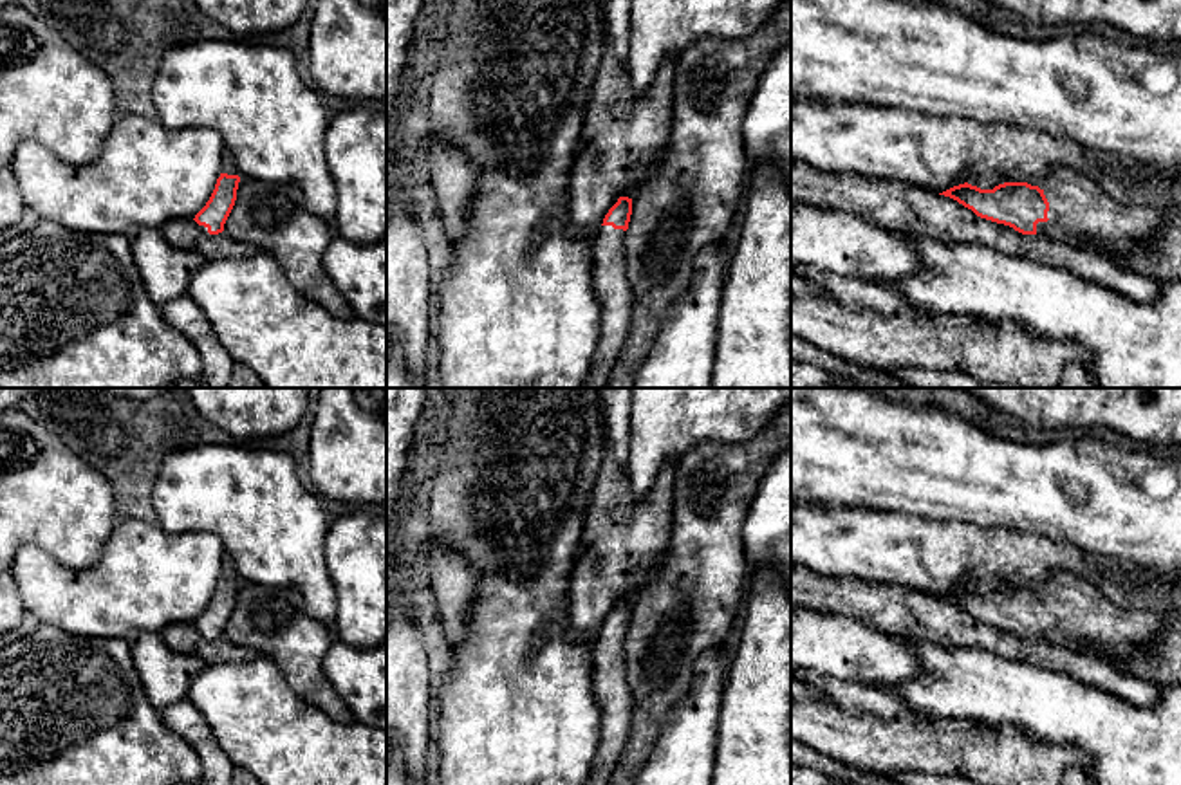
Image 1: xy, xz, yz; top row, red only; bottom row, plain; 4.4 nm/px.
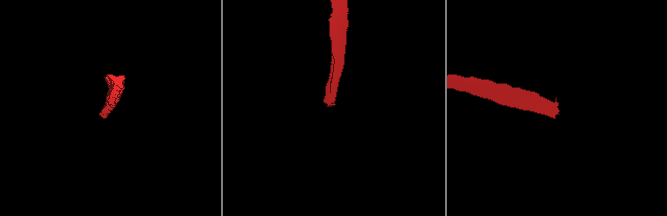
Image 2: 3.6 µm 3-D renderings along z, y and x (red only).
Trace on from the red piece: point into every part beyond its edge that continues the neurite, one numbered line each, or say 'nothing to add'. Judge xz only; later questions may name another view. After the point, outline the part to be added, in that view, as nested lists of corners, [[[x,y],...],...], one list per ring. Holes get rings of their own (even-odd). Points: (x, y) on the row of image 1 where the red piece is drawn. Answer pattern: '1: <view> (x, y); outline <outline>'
1: xz (611, 287); outline [[[601,226],[592,245],[592,292],[601,309],[600,339],[583,388],[605,388],[628,336],[632,289],[627,231]]]

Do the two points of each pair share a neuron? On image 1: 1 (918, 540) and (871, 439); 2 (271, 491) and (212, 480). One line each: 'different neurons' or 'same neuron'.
1: different neurons
2: same neuron

